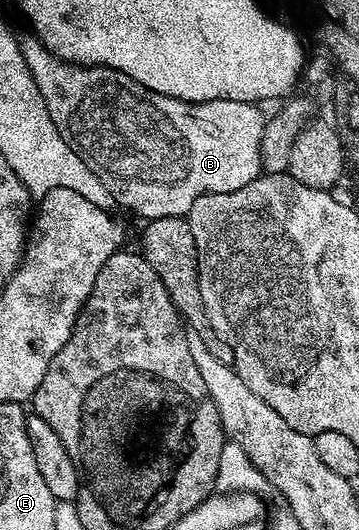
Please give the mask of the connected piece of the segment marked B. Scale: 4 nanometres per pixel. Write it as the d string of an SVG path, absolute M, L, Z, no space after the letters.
M29 38L21 40L22 56L60 137L64 137L66 144L85 159L88 169L100 177L104 189L112 193L119 208L127 207L143 215L146 221L177 215L186 217L196 197L244 189L244 185L263 174L264 118L255 104L227 99L192 103L189 99L168 97L148 90L132 81L132 77L122 71L113 71L111 67L67 63L53 55L38 38Z

